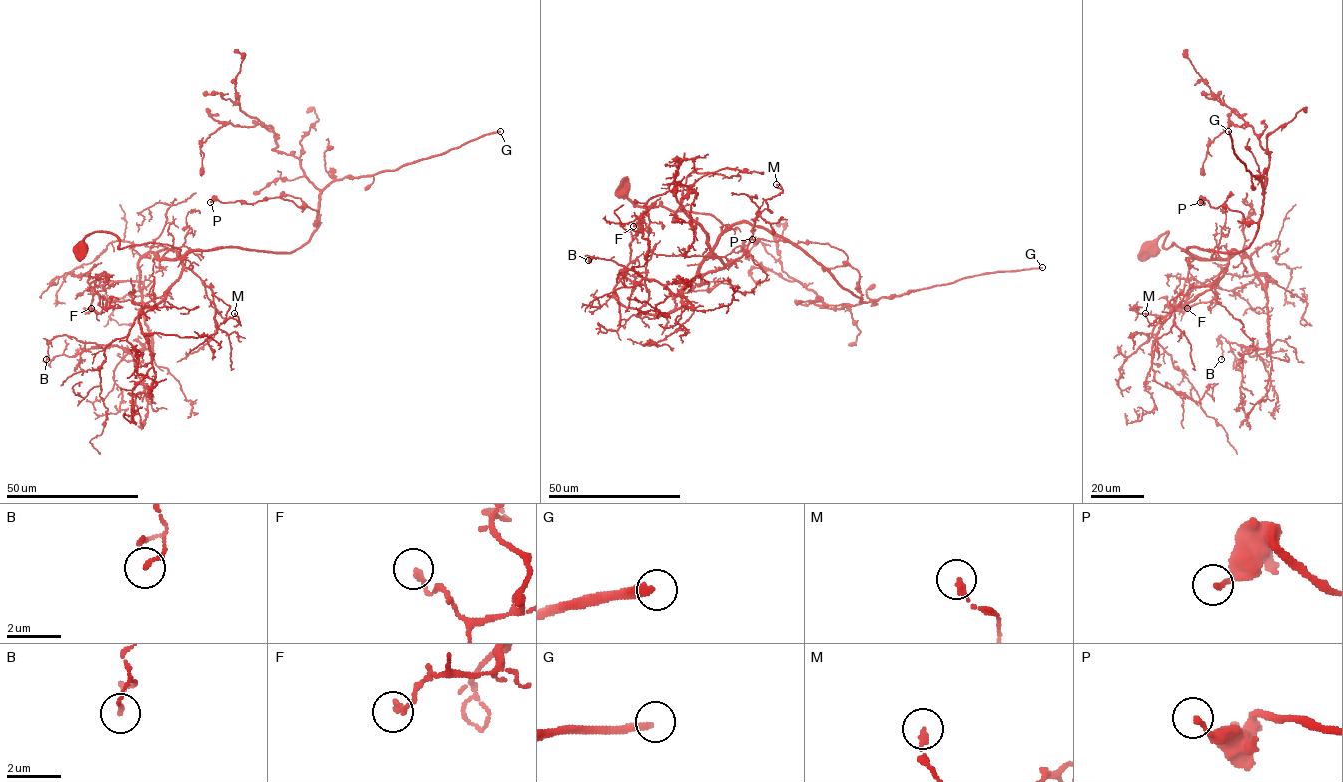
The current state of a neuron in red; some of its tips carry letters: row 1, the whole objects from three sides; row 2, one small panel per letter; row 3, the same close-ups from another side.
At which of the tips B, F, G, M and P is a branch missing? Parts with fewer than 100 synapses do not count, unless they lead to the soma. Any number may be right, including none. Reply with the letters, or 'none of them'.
G

